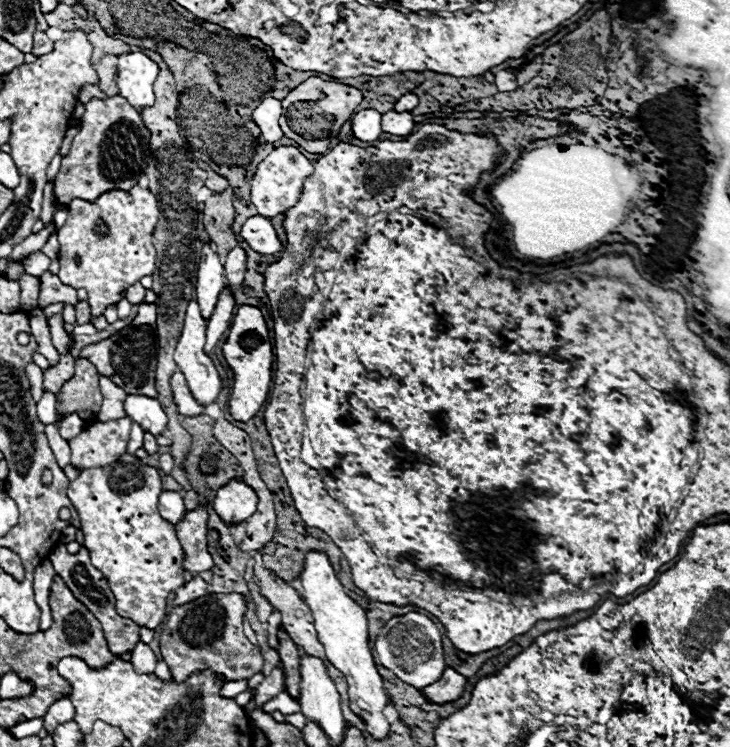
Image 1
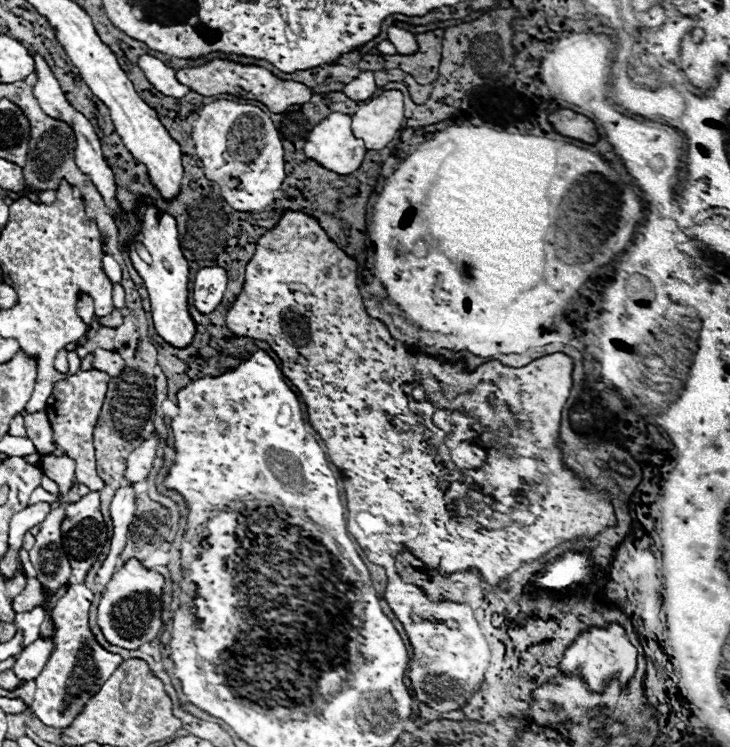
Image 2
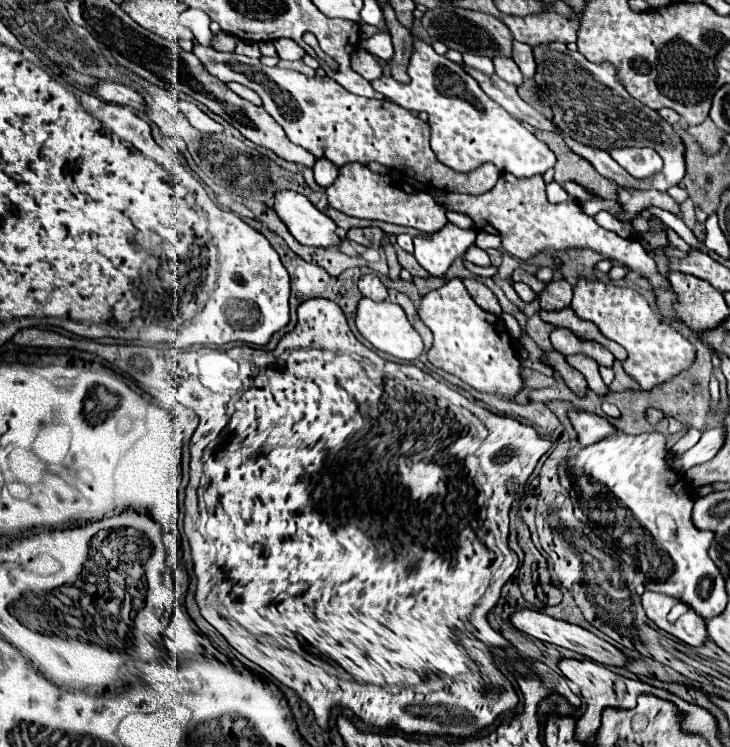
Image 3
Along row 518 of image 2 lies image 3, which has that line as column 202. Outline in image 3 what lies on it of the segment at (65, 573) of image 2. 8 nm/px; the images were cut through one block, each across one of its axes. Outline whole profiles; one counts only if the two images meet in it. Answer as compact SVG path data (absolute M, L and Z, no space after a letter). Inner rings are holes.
M194 44L192 52L200 58L206 70L222 82L240 82L258 92L264 102L264 110L284 128L294 144L312 152L316 158L330 160L338 168L350 162L380 162L386 168L400 170L428 188L474 196L492 190L500 178L500 170L492 164L484 164L472 174L456 174L454 170L448 170L448 166L440 164L432 154L430 126L398 104L350 94L328 76L308 78L294 70L278 66L268 68L260 60L240 56L236 52L216 52L214 48L202 44Z

